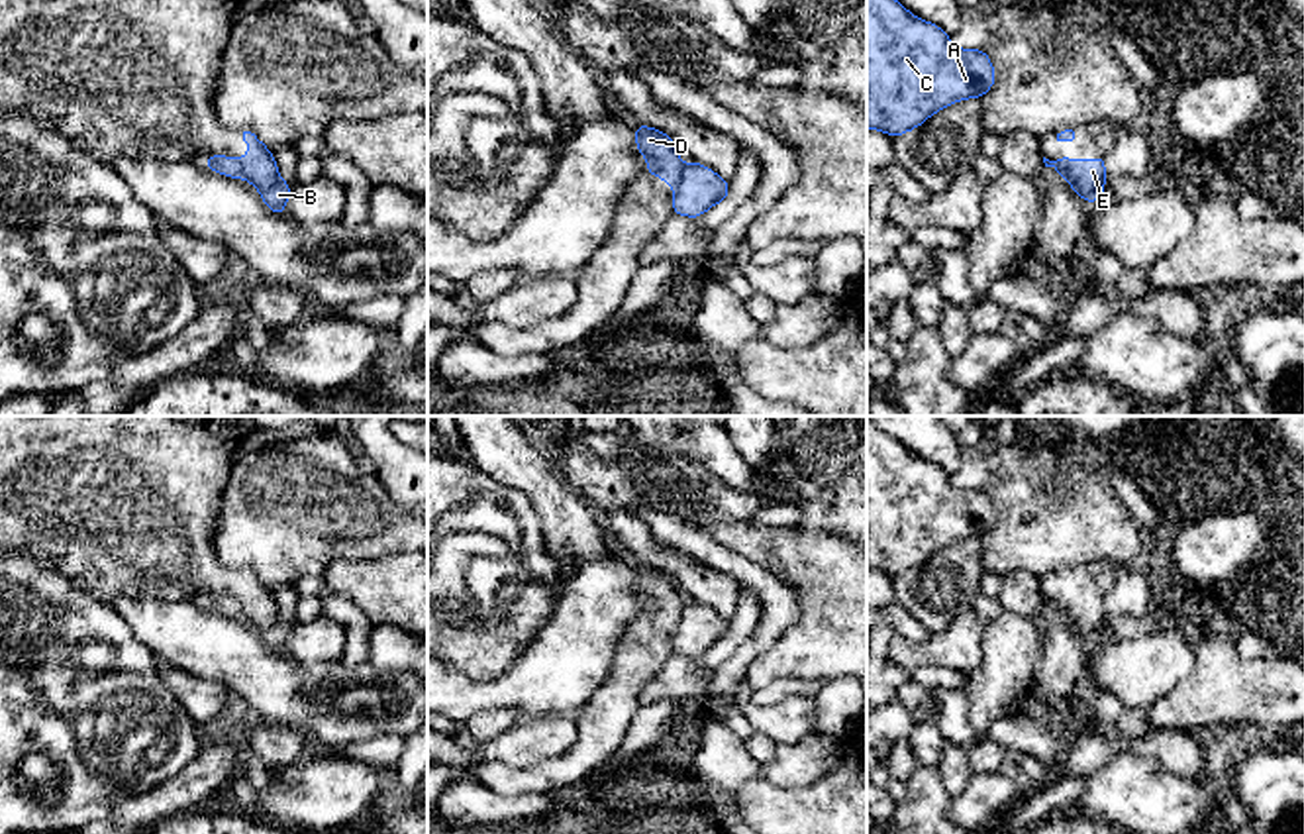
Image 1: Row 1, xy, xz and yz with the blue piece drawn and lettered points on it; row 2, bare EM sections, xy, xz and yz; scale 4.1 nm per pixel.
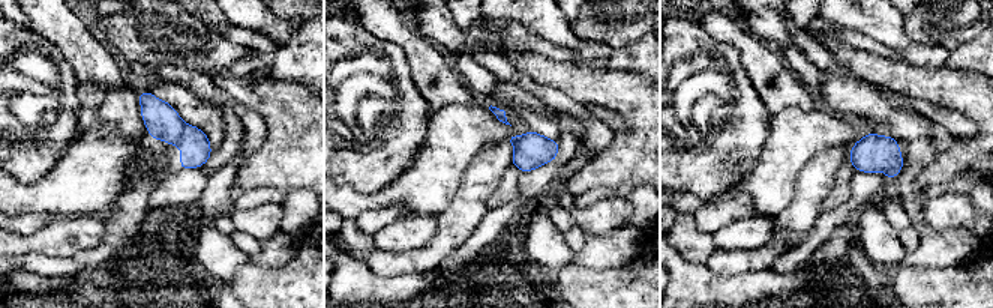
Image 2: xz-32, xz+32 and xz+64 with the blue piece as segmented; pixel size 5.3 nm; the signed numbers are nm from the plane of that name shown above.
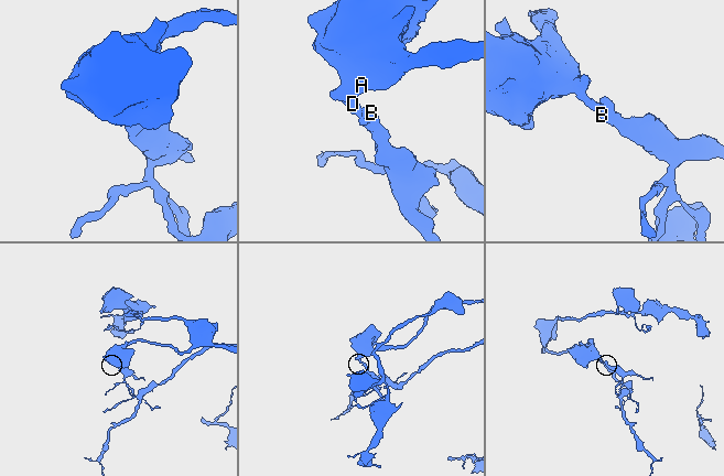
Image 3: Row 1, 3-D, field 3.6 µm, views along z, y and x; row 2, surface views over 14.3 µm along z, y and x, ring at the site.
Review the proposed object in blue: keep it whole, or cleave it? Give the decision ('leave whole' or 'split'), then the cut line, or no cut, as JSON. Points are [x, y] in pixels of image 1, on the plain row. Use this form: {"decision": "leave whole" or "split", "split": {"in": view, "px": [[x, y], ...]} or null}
{"decision": "split", "split": {"in": "xz", "px": [[685, 605], [675, 626]]}}

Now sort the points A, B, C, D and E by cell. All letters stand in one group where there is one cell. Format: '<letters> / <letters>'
A C D / B E

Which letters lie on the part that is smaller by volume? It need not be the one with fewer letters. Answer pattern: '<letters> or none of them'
B, E

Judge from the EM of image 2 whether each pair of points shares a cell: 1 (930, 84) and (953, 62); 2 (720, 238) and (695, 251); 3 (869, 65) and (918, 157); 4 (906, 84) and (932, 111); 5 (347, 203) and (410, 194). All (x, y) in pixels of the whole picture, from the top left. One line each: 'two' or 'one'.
1: two
2: two
3: two
4: two
5: one

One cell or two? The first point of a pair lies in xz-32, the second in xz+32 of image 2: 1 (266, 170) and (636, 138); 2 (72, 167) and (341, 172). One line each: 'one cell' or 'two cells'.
1: one cell
2: two cells

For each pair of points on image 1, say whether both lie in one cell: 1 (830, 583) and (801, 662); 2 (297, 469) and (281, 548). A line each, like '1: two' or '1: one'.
1: one
2: one

